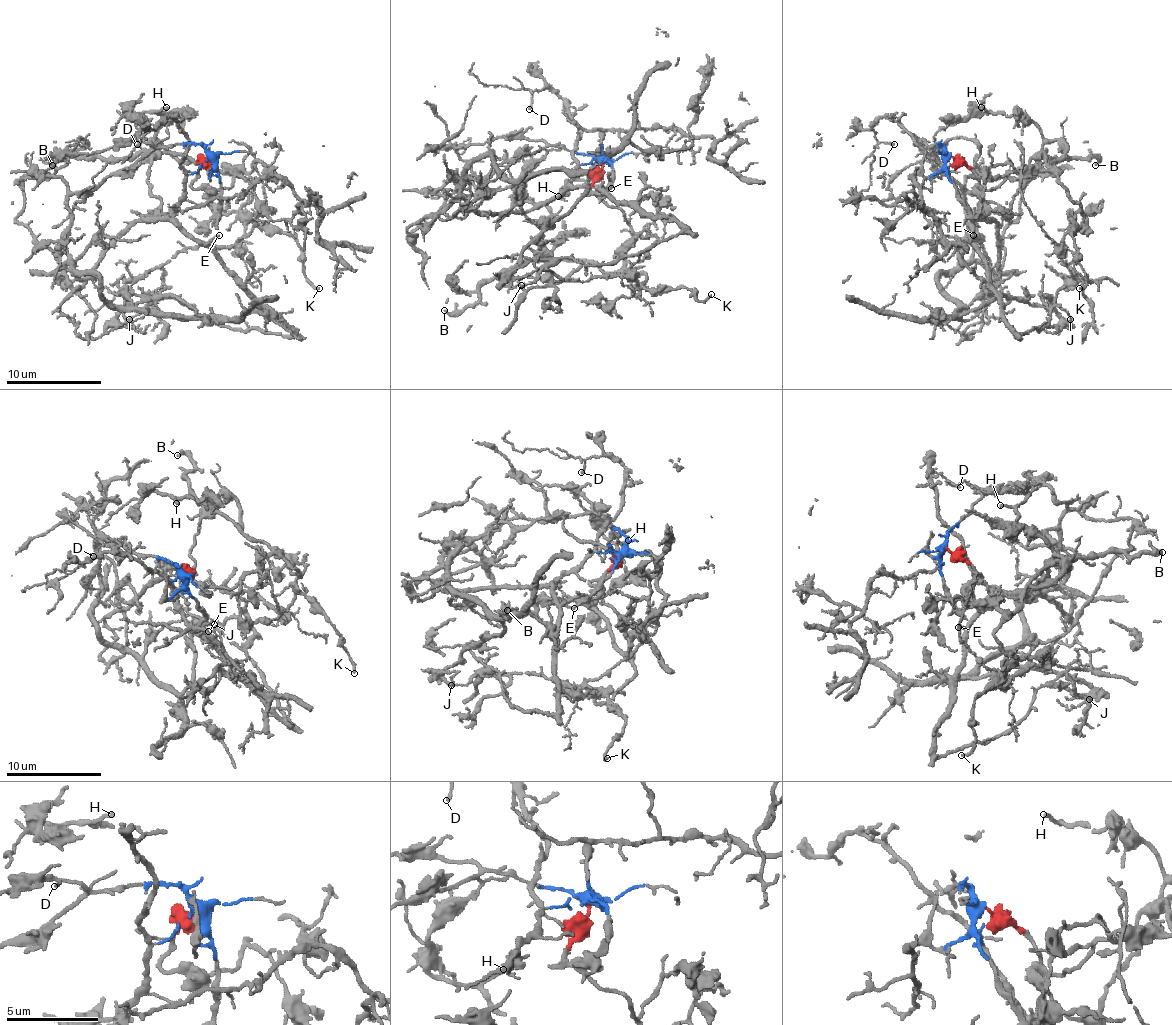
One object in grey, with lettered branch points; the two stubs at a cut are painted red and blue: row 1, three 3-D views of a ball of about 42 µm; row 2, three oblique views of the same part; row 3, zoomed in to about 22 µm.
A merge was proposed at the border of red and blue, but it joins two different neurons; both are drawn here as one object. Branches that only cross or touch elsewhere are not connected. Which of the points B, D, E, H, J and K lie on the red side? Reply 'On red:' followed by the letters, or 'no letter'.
On red: B, H, K

